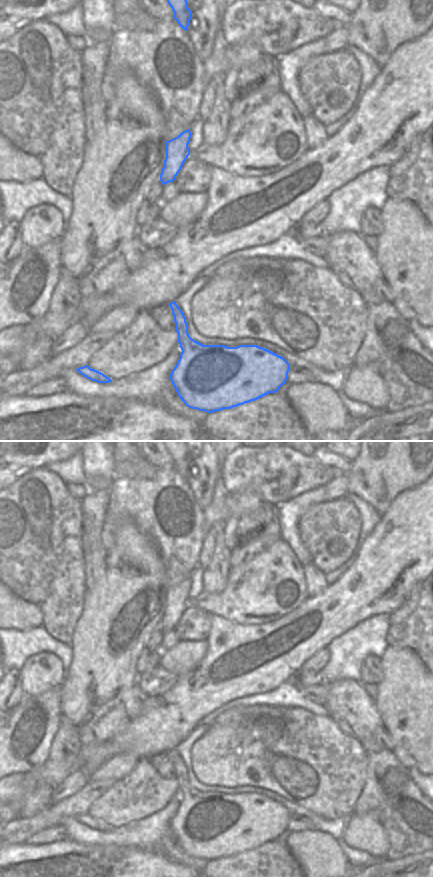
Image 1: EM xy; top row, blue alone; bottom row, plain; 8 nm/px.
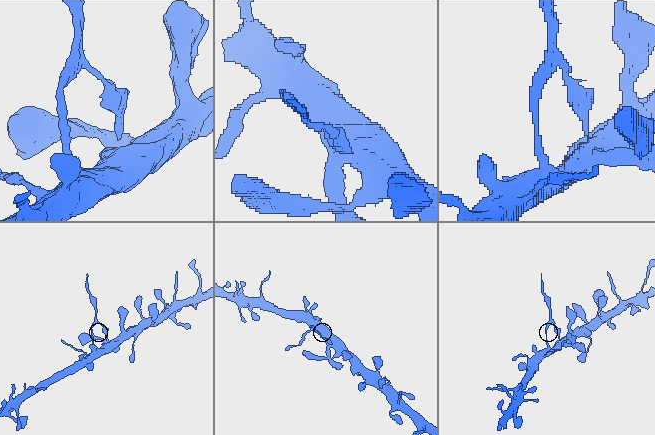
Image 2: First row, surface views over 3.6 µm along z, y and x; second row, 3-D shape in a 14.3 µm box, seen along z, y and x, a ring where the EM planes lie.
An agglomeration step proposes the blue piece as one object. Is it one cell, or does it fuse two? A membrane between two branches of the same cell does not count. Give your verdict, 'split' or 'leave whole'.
split

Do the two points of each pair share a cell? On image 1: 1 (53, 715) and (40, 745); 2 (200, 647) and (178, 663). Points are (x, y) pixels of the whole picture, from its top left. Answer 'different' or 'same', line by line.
1: same
2: same

